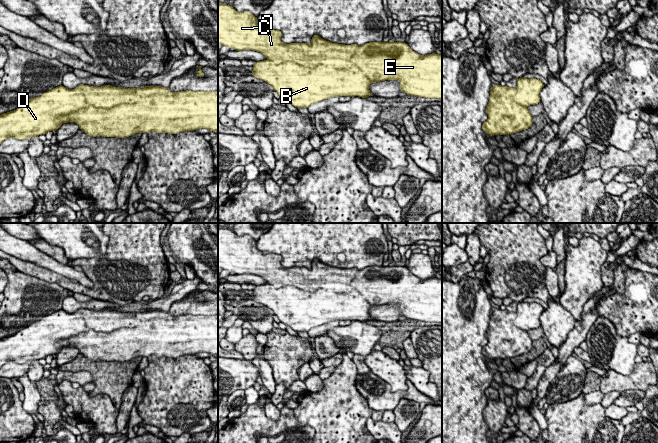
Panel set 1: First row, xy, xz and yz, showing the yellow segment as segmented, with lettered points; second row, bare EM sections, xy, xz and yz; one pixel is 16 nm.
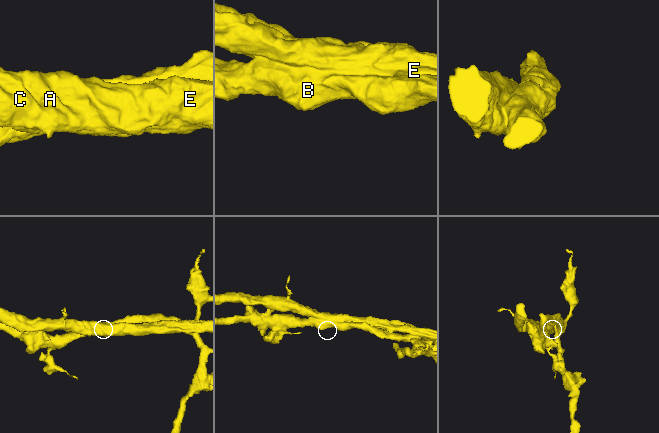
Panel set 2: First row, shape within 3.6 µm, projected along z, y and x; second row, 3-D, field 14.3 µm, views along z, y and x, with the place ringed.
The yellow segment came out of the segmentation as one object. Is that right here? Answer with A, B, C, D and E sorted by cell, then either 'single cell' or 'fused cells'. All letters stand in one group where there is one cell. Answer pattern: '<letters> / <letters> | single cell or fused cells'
A C E / B D | fused cells

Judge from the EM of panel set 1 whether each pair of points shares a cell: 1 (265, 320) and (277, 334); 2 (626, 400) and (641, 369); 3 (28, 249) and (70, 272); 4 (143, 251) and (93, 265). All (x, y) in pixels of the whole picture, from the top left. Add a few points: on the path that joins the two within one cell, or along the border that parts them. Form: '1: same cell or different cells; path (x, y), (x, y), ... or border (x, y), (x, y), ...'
1: different cells; border (273, 327), (266, 334)
2: different cells; border (645, 391), (624, 390), (621, 392)
3: same cell; path (38, 258), (60, 268)
4: same cell; path (131, 263), (108, 263), (105, 265)

